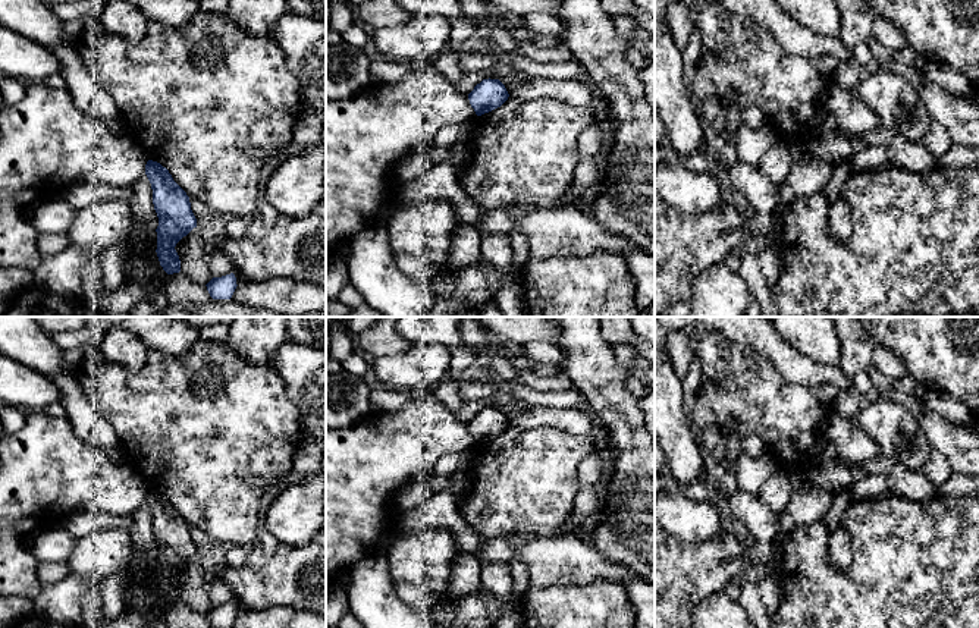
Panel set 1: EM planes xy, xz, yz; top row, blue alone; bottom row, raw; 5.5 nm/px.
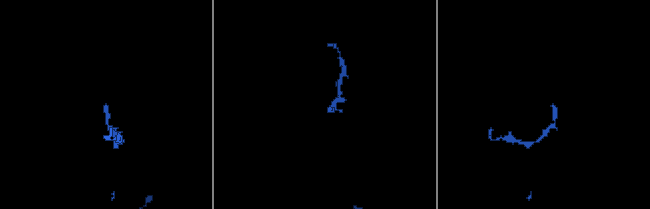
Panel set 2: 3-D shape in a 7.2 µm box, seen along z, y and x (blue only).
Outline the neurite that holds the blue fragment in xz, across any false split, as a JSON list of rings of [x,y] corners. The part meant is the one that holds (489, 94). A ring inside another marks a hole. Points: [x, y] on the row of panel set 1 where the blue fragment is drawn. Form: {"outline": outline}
{"outline": [[[490,78],[483,79],[468,94],[470,104],[477,116],[481,116],[501,107],[508,100],[508,97],[509,94],[505,85],[499,79]]]}

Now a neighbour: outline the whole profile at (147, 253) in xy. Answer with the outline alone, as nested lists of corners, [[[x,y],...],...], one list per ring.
[[[157,232],[151,236],[150,242],[145,247],[137,245],[131,238],[126,241],[126,244],[131,247],[131,252],[128,257],[135,255],[138,258],[142,258],[145,261],[150,261],[159,271],[163,282],[167,279],[167,273],[160,266],[159,257],[157,257]]]

